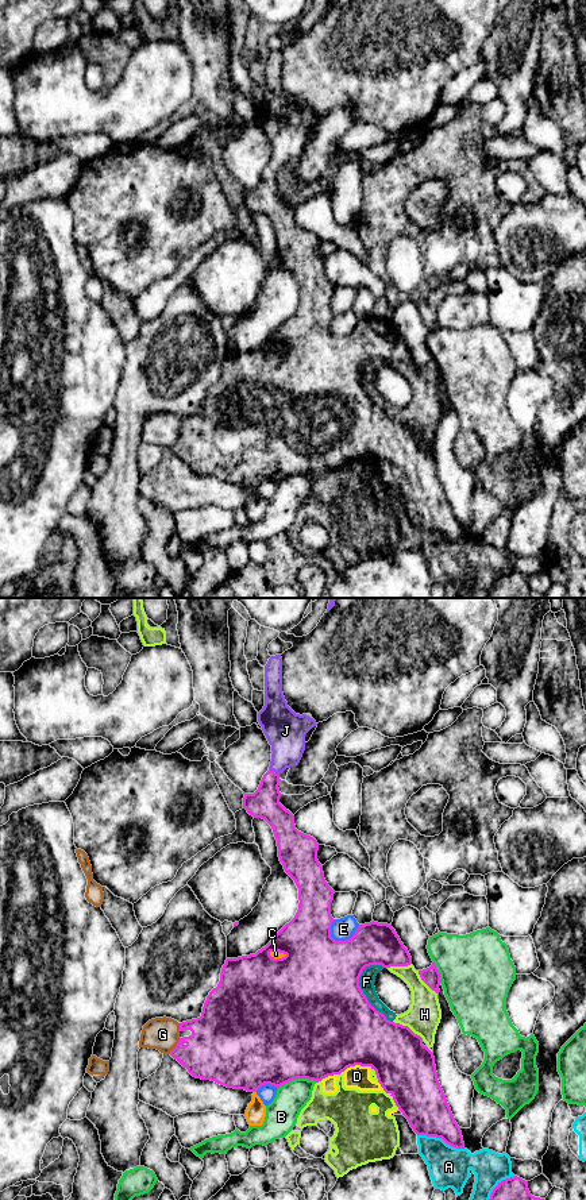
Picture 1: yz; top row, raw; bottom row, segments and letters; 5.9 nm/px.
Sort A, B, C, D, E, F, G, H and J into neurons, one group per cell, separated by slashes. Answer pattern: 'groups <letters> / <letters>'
groups A D F H / B / C / E / G / J

